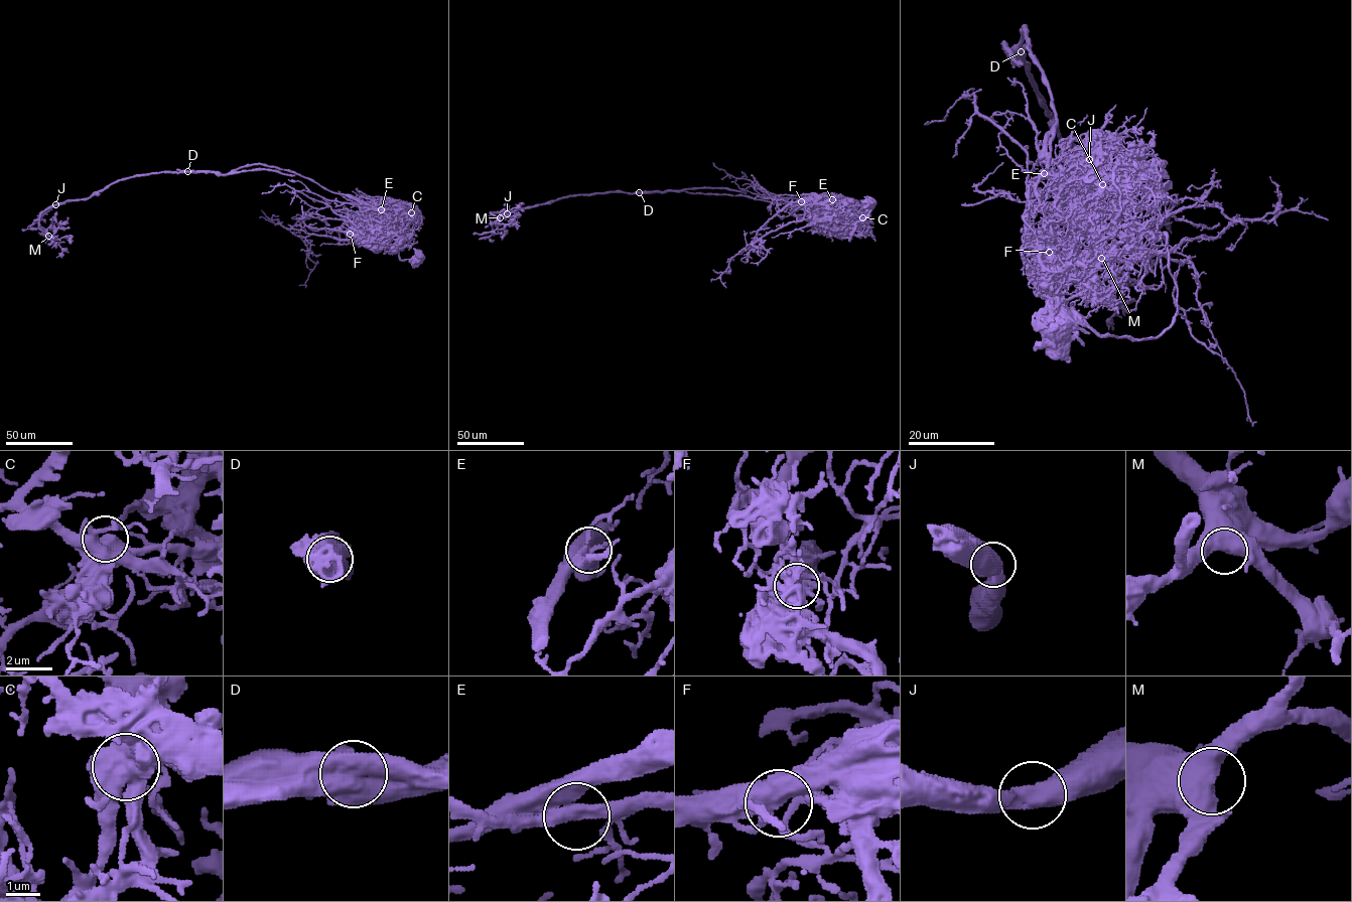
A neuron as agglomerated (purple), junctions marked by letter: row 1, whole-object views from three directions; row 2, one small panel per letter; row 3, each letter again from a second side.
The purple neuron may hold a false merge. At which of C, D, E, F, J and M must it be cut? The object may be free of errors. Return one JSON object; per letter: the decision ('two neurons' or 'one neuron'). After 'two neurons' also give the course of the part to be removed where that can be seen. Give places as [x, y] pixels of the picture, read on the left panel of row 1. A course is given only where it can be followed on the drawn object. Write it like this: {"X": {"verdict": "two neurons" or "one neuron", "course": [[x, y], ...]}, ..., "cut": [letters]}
{"C": {"verdict": "one neuron"}, "D": {"verdict": "two neurons", "course": [[187, 171], [231, 174], [273, 169], [294, 175]]}, "E": {"verdict": "one neuron"}, "F": {"verdict": "one neuron"}, "J": {"verdict": "one neuron"}, "M": {"verdict": "one neuron"}, "cut": ["D"]}

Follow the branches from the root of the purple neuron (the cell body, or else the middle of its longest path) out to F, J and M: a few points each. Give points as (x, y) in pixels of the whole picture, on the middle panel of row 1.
F: (870, 202), (869, 213), (856, 222), (850, 241), (836, 232), (839, 214), (826, 200), (801, 201)
J: (870, 202), (850, 241), (836, 232), (836, 209), (745, 195), (606, 192), (507, 213)
M: (870, 202), (850, 241), (836, 232), (839, 212), (817, 201), (685, 191), (568, 195), (491, 212), (500, 217)

